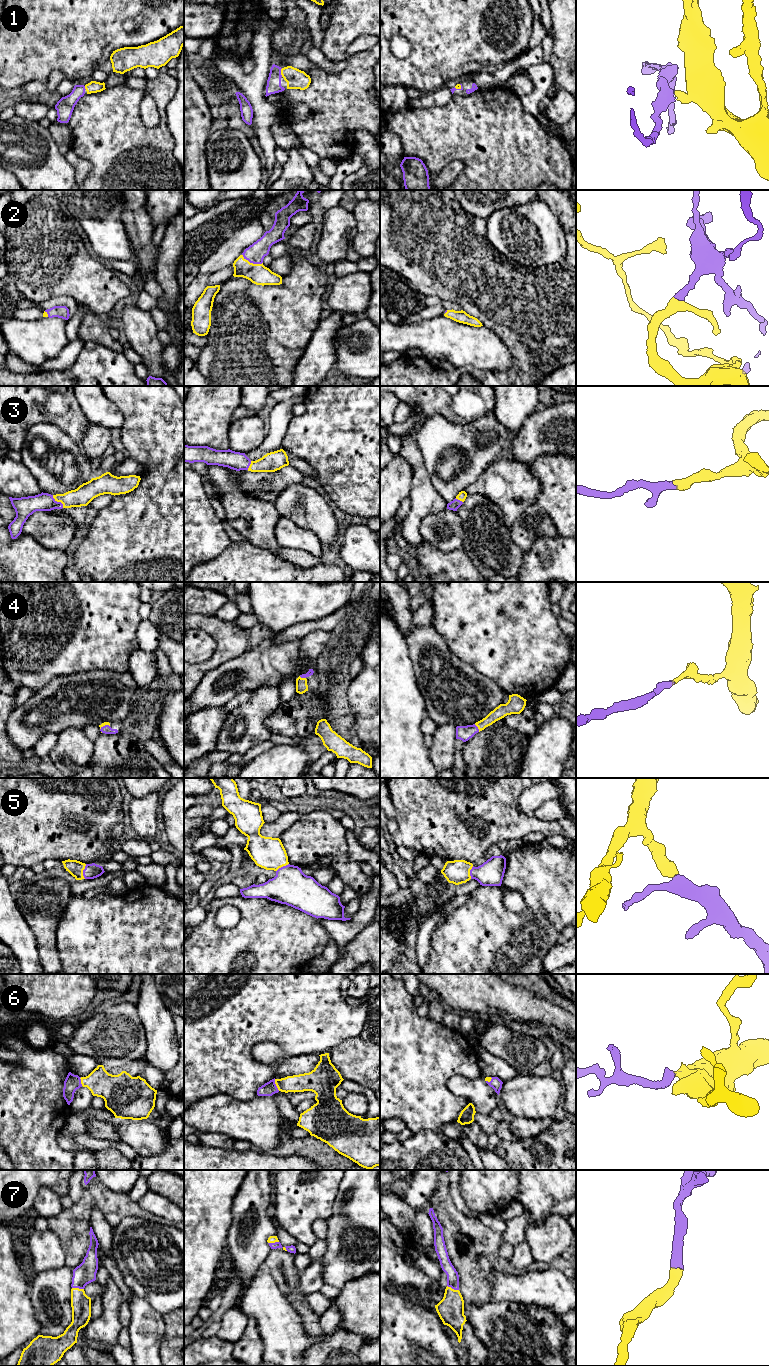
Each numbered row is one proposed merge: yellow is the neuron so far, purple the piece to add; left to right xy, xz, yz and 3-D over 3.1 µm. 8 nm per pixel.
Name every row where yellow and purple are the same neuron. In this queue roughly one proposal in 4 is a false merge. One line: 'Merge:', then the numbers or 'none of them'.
Merge: 1, 2, 3, 4, 5, 6, 7

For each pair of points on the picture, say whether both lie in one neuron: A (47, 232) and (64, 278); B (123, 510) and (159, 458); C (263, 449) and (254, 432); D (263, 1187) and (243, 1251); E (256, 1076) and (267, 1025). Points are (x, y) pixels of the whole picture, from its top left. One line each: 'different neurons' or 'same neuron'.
A: same neuron
B: same neuron
C: different neurons
D: same neuron
E: same neuron

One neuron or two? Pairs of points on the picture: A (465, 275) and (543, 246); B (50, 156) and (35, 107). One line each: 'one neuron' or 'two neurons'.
A: two neurons
B: two neurons

